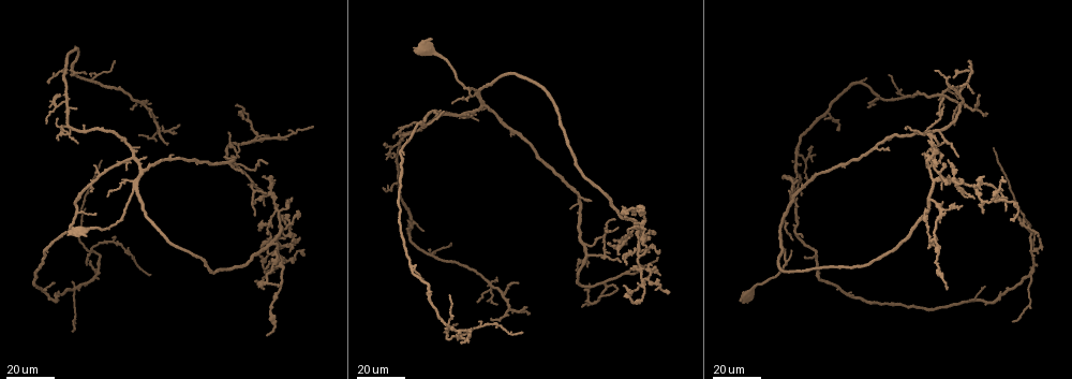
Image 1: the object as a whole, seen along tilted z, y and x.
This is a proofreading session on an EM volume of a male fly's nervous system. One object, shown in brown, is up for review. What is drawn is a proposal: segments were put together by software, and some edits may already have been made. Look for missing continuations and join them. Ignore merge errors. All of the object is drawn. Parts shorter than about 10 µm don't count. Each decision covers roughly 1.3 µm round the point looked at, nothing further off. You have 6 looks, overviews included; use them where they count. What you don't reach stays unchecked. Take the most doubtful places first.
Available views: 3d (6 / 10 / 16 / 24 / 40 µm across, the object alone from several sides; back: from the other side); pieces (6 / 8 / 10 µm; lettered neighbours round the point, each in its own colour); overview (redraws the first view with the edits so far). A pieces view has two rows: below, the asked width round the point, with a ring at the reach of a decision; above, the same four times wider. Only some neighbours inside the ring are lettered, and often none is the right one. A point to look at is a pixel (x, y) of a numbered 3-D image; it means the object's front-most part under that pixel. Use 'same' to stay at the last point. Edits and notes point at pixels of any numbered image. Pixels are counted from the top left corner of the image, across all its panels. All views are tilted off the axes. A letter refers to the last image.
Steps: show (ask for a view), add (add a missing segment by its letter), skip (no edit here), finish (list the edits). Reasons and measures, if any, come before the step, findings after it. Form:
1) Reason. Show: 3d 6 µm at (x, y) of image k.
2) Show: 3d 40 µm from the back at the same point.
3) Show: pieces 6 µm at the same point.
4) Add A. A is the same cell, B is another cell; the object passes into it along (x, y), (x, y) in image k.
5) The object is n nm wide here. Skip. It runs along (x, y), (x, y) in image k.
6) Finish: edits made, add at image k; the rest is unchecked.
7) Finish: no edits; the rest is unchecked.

Free end. Show: 3d 40 µm at (90, 261) of image 1.

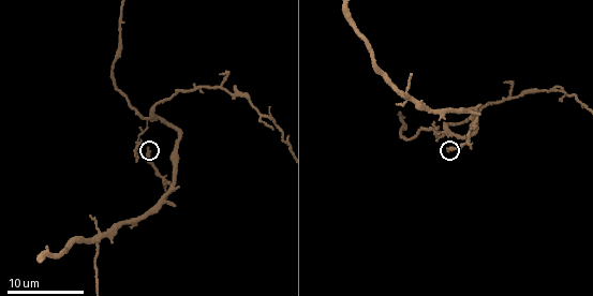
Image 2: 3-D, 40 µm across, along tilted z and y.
Closer look. Show: 3d 10 µm at (149, 148) of image 2.

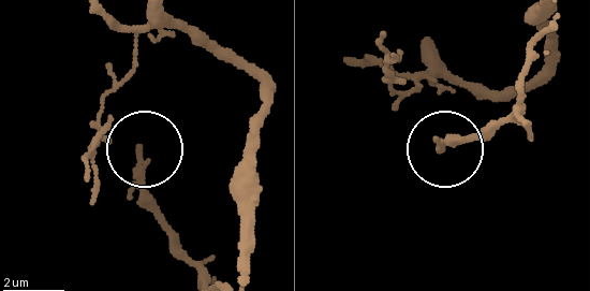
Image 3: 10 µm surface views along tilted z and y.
See the neighbours. Show: pieces 8 µm at (138, 148) of image 3.

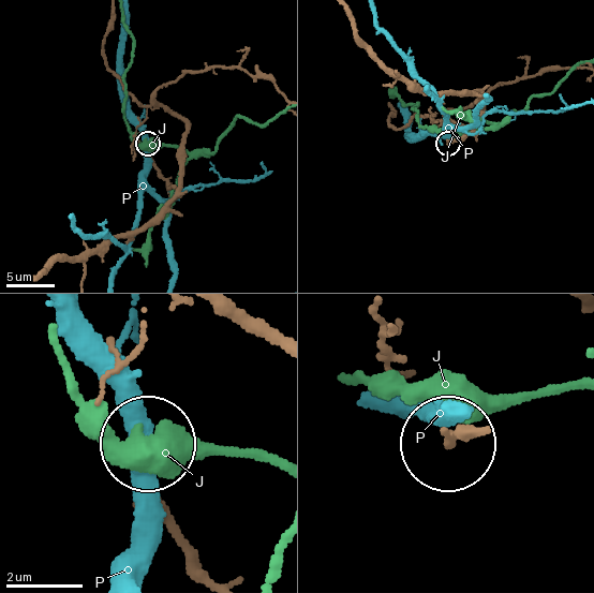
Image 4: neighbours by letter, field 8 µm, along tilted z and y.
Skip. J and P are other cells; none of them fits.

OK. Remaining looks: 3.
An open end. Show: 3d 40 µm at (129, 109) of image 1.

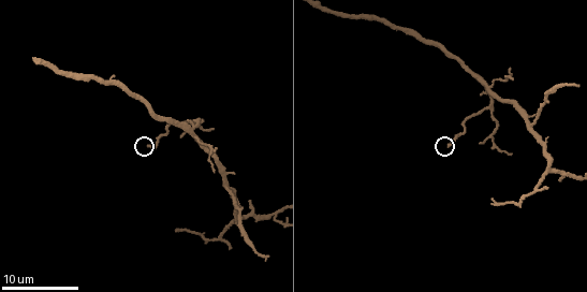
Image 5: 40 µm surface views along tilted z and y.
Show: pieces 10 µm at (149, 144) of image 5.

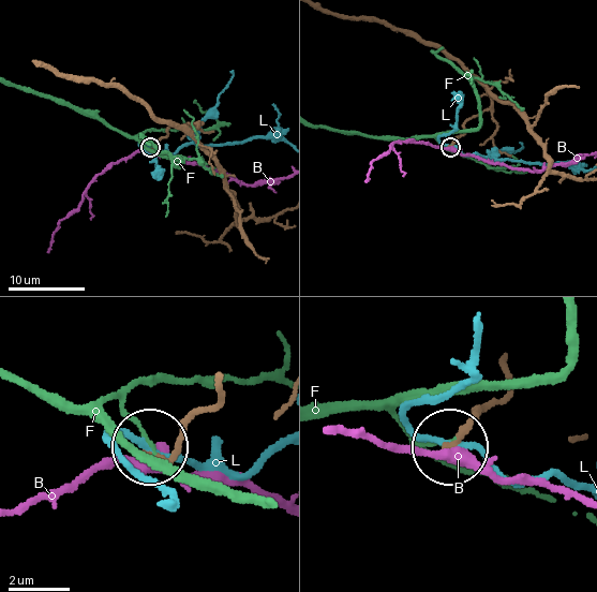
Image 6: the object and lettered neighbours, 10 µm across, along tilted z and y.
Skip. B, F and L are other cells; it runs along (509, 371), (503, 397), (456, 442) in image 6; no lettered segment goes on from it.

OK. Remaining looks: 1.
Tapers out. Show: pieces 10 µm at (577, 84) of image 5.

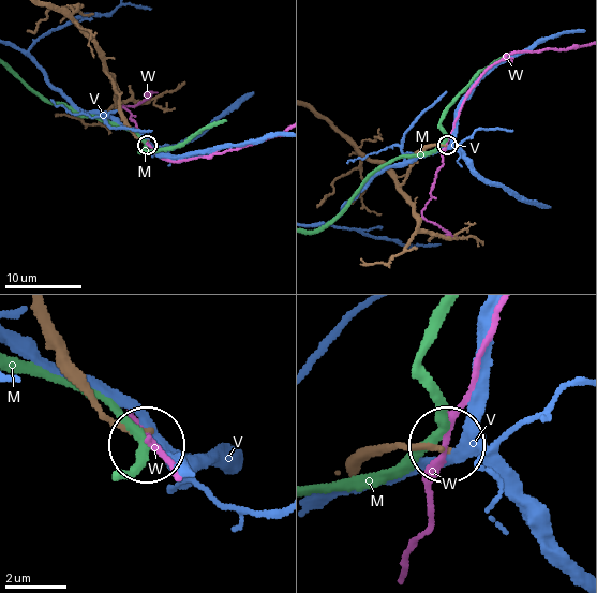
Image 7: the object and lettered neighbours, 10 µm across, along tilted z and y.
The object is 190 nm wide here. Skip. M, V and W are other cells; none of them fits.

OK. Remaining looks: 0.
Finish: no edits; the rest is unchecked.

